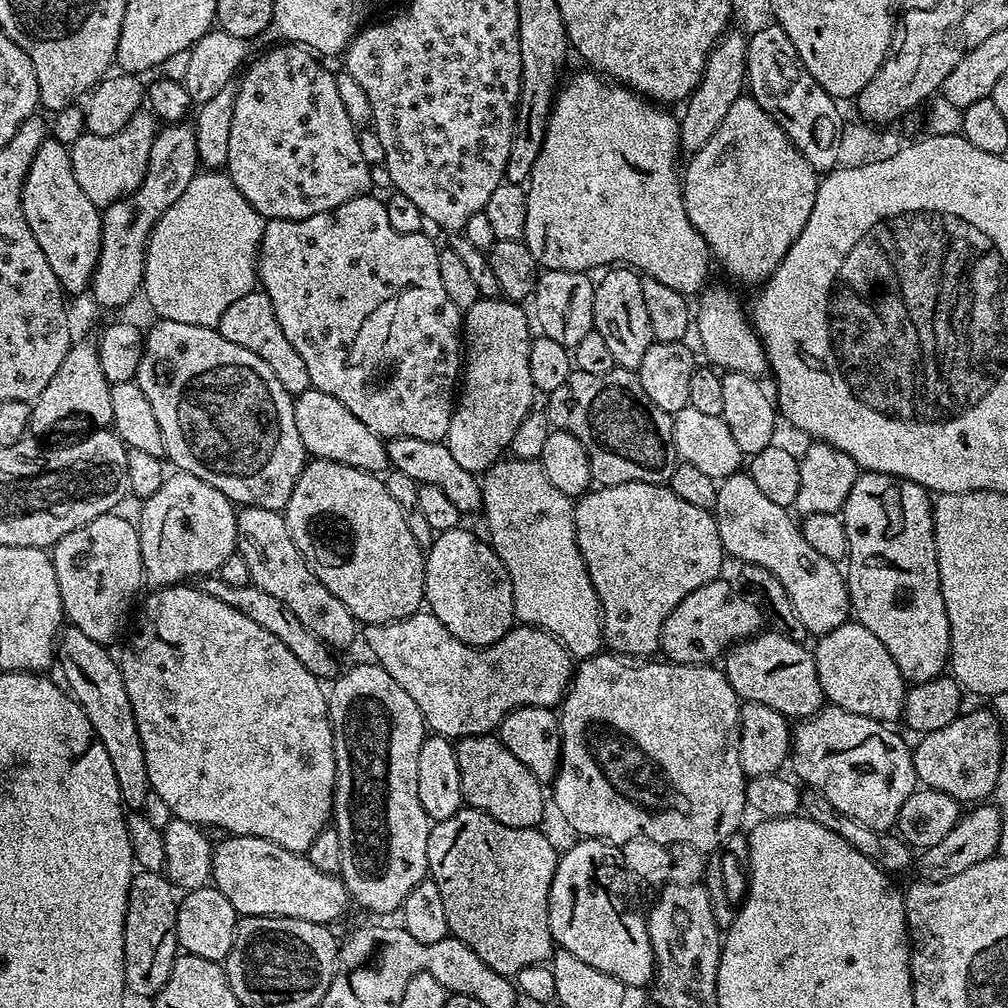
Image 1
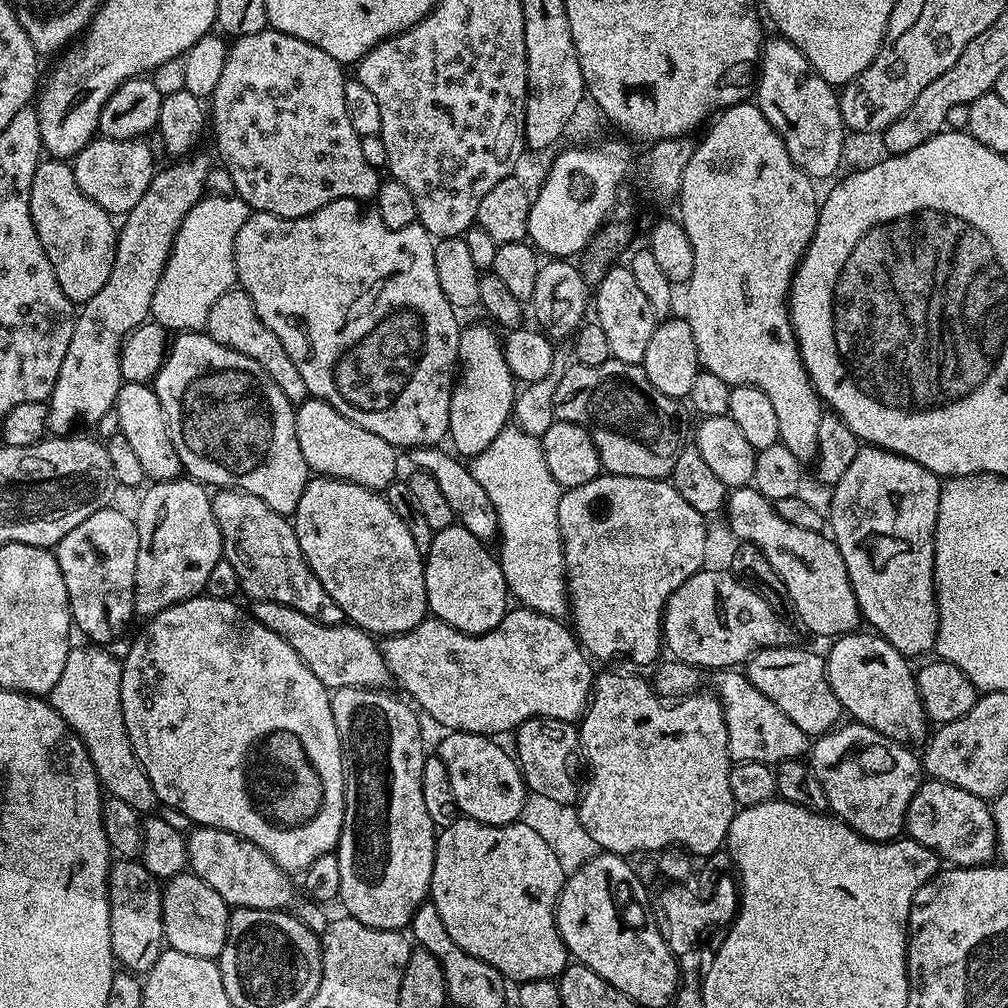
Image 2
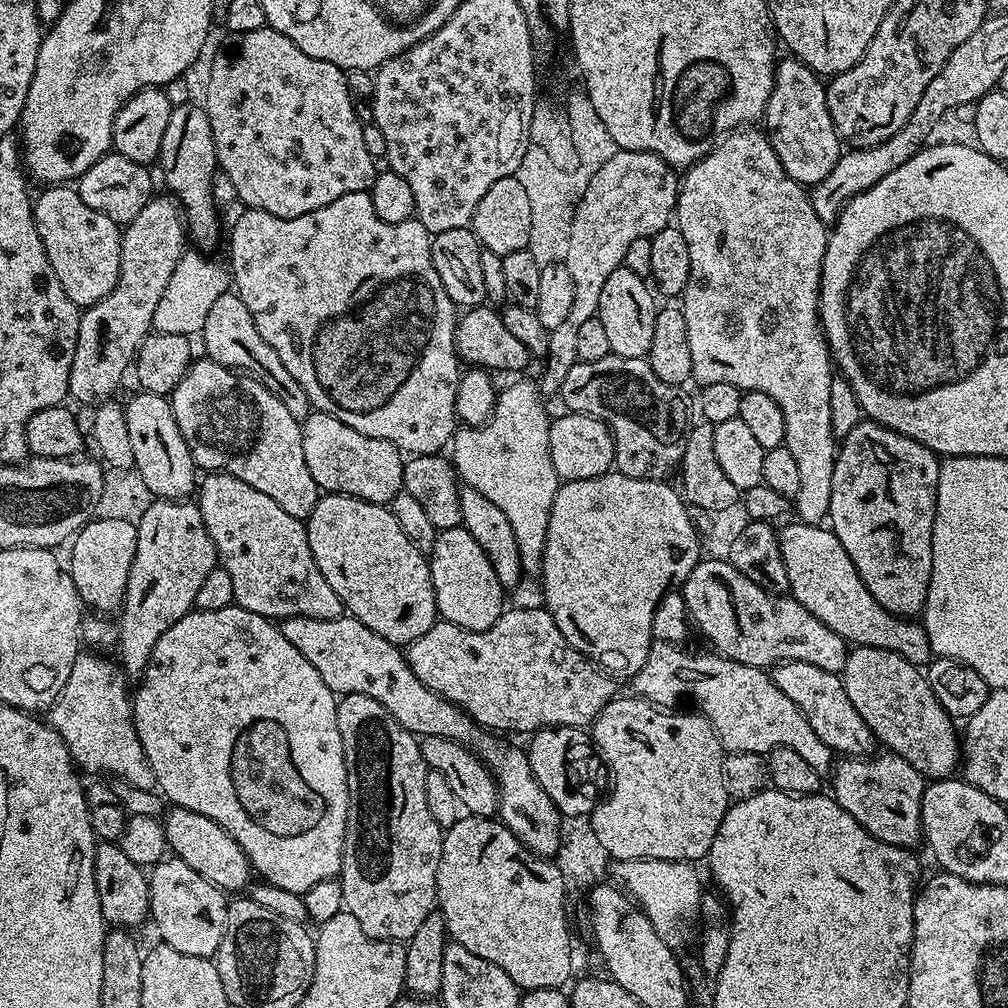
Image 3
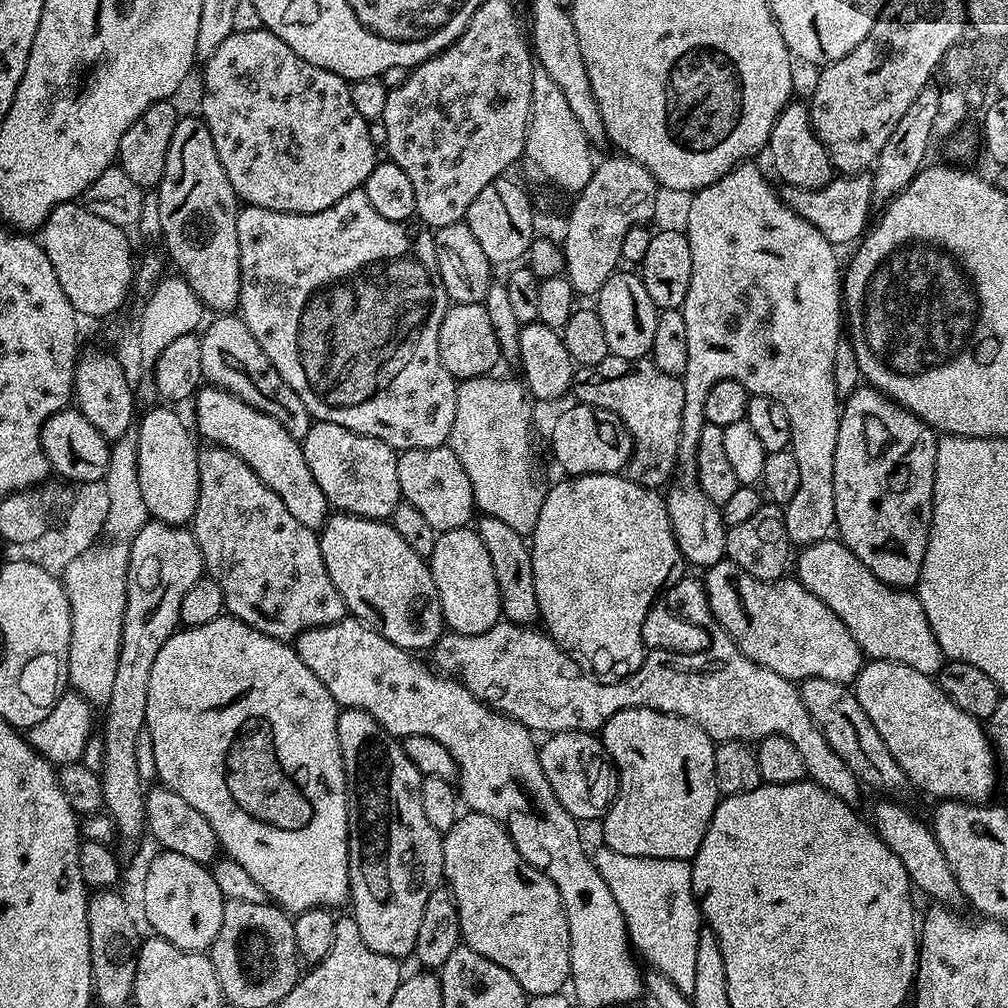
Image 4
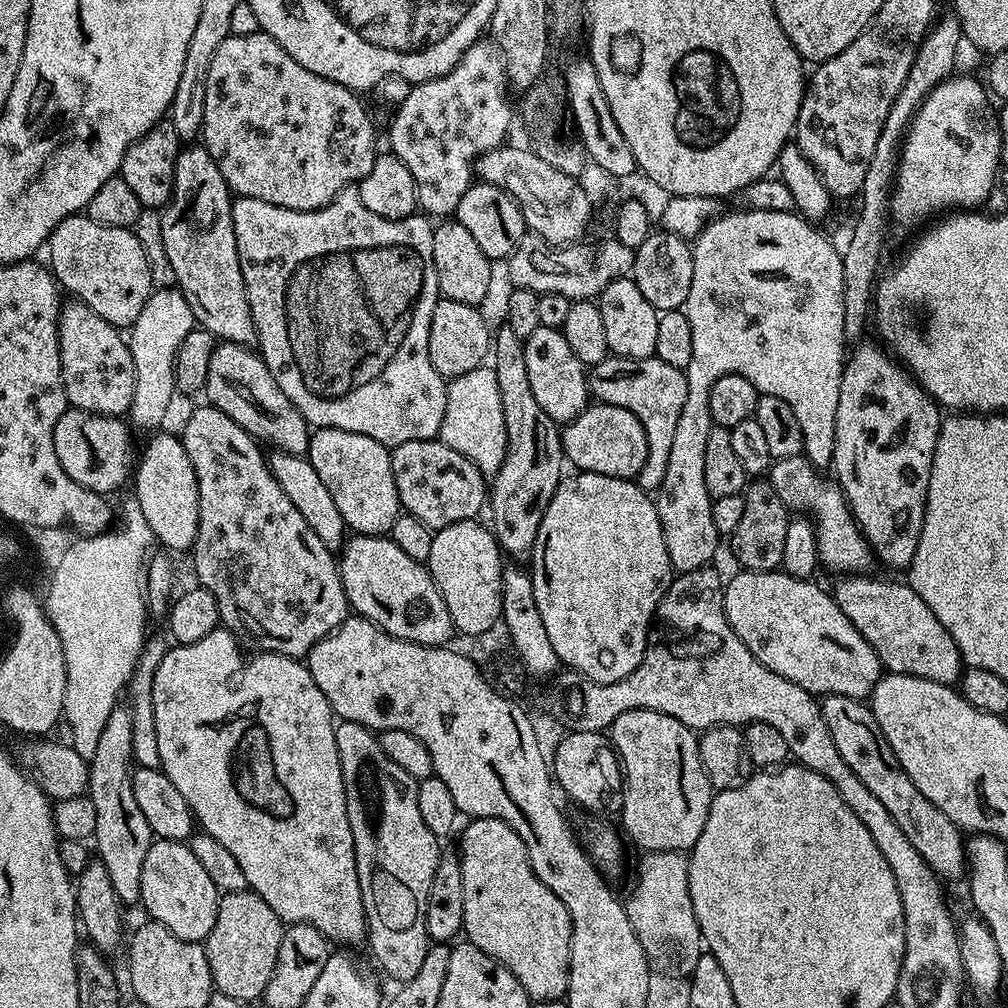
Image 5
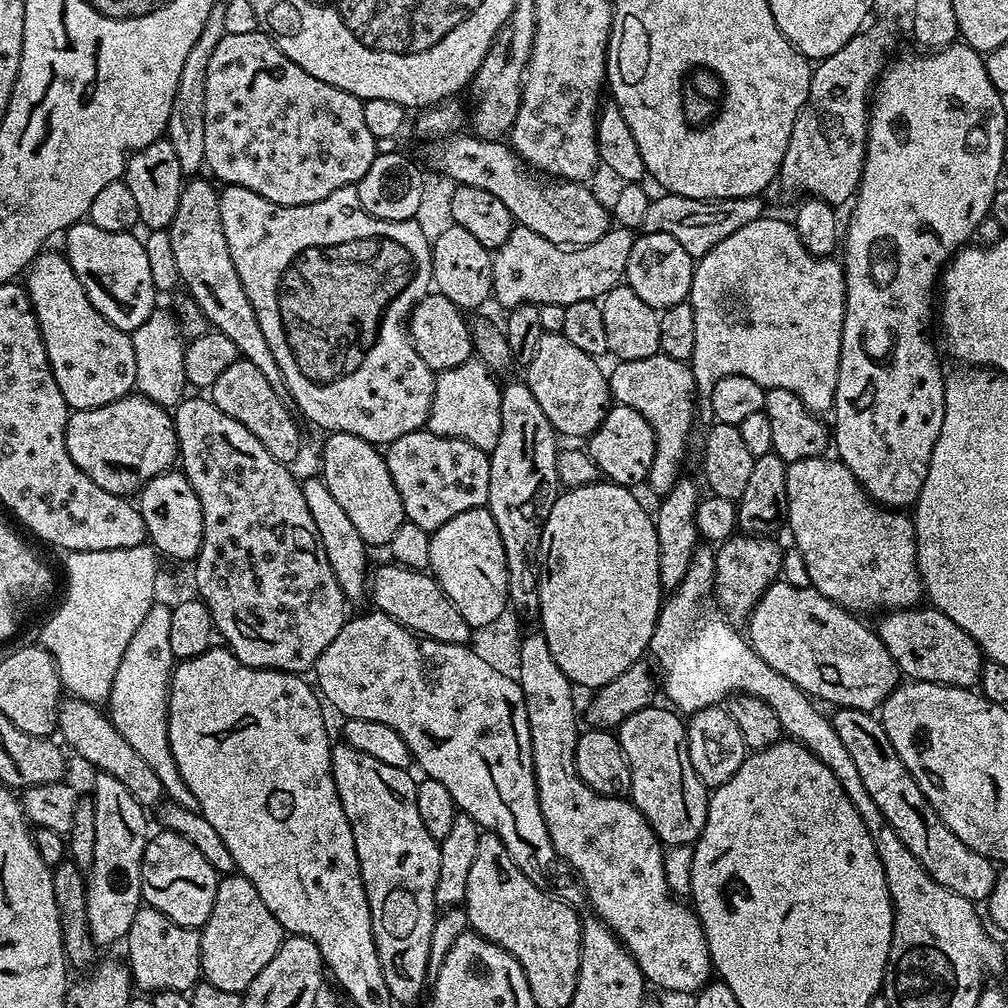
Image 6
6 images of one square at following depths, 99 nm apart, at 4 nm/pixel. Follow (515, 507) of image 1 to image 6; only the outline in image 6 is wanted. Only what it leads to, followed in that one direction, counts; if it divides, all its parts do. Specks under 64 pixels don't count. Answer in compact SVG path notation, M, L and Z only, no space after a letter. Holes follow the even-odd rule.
M475 358L462 362L450 370L436 376L436 393L430 406L426 425L427 431L439 436L462 438L478 450L491 454L498 446L498 430L502 430L502 410L500 409L501 385L492 371Z

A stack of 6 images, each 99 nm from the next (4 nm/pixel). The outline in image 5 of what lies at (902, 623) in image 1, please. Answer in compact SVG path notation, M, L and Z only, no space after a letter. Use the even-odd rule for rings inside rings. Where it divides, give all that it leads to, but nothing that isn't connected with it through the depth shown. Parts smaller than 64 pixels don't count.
M861 342L851 349L847 357L838 394L838 422L834 430L831 471L844 491L848 509L868 539L875 559L879 563L881 560L888 568L907 570L912 564L914 550L918 550L918 538L922 538L926 494L942 409L903 364L893 359L879 343L876 344Z

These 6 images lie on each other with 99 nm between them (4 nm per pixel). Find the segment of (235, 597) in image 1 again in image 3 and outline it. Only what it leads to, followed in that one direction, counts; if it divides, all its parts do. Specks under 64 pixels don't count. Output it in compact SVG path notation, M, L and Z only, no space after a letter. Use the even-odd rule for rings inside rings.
M345 614L334 618L333 620L315 620L309 616L292 616L289 620L283 621L279 625L280 632L322 674L322 682L330 686L330 690L340 696L349 696L350 694L366 694L366 698L374 698L374 702L382 702L391 716L399 722L400 725L415 734L421 736L441 736L450 738L459 744L465 744L472 749L477 756L483 760L493 776L496 777L496 786L500 790L500 807L498 809L499 819L505 826L522 841L530 851L537 856L552 858L557 855L561 842L561 823L562 817L560 811L554 806L554 802L542 790L538 778L530 770L530 762L523 751L516 748L503 748L499 744L497 737L491 731L485 730L476 724L465 712L456 704L452 704L446 698L442 698L434 690L430 690L410 670L408 657L397 645L391 644L386 638L374 634L361 620L354 619L350 614Z

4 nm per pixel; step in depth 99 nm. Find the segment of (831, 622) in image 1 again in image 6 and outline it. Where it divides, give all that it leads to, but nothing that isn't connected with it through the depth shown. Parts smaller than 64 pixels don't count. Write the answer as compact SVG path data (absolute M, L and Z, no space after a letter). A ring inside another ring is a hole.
M931 606L898 608L879 617L880 641L890 650L890 658L909 681L921 680L931 684L945 684L951 688L975 689L980 683L980 668L985 657L979 646L962 630Z

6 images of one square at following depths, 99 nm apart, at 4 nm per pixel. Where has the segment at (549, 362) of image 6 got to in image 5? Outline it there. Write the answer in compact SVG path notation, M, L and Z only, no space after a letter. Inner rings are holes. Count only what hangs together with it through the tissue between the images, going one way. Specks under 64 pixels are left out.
M539 328L534 330L534 334L530 334L530 338L524 341L524 357L526 358L526 370L530 374L530 390L534 390L534 399L537 400L538 406L542 406L542 410L546 410L550 419L555 420L557 425L563 426L584 412L590 403L588 373L585 364L578 362L574 350L570 350L561 329Z

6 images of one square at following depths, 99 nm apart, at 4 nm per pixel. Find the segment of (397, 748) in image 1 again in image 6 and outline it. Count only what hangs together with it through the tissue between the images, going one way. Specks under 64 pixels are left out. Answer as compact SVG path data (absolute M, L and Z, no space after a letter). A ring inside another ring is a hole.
M336 742L332 745L332 777L334 786L338 790L338 798L342 802L342 810L346 810L346 818L350 822L350 830L354 834L354 846L358 850L358 866L362 870L362 882L366 886L366 898L370 902L370 918L372 919L372 933L378 950L378 962L382 962L382 974L386 978L386 986L390 986L390 994L397 1005L412 1004L420 995L425 995L430 984L428 975L428 959L430 958L430 930L434 930L434 922L438 915L434 886L438 882L438 854L440 845L422 826L422 818L418 815L418 802L416 801L417 781L412 780L413 773L403 768L388 766L384 762L364 754L361 750L352 749L350 745Z

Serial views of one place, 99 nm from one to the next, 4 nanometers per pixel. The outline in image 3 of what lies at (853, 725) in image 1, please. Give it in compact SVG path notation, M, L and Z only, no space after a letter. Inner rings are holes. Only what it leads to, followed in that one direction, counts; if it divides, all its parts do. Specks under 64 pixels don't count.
M887 750L871 758L844 758L831 773L831 795L868 831L869 837L881 840L885 846L915 849L922 840L920 803L926 778L906 758Z

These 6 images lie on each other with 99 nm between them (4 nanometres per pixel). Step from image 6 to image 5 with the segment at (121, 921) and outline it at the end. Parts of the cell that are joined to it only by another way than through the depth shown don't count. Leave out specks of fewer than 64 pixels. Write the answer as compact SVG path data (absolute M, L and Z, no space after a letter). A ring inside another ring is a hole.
M117 706L110 713L110 718L103 727L101 738L98 739L92 760L88 766L88 787L94 802L94 810L98 810L98 822L96 823L96 835L94 848L98 851L98 858L102 861L106 870L109 871L110 882L117 896L125 905L136 904L140 899L140 883L142 882L142 862L146 862L146 850L150 850L154 839L150 830L150 822L146 822L138 802L134 798L134 786L132 785L132 769L134 757L134 726L132 725L132 710L128 706Z

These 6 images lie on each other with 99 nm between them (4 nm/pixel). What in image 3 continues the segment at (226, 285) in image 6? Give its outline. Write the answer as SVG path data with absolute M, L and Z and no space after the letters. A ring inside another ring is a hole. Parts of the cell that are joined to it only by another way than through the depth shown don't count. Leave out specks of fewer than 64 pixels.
M177 103L171 112L169 125L162 138L158 165L162 168L164 184L182 209L186 221L186 236L197 249L212 250L220 240L220 216L216 213L216 196L212 193L214 174L218 170L213 131L208 112L203 105Z

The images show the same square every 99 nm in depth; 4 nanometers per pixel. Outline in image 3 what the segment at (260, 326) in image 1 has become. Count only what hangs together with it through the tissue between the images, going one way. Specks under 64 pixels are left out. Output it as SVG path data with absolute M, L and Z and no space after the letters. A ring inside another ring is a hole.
M235 291L223 292L210 305L210 311L206 313L202 339L203 355L207 359L254 377L259 384L266 386L266 390L270 390L270 394L274 394L274 398L278 398L278 402L282 402L282 406L286 406L286 410L295 420L302 422L307 418L310 405L306 398L306 390L302 390L302 386L294 382L290 370L282 366L282 358L278 358L278 354L262 338L262 334L258 334L258 326L254 326L254 318L250 310L246 310L246 302L242 302L242 298L236 295Z

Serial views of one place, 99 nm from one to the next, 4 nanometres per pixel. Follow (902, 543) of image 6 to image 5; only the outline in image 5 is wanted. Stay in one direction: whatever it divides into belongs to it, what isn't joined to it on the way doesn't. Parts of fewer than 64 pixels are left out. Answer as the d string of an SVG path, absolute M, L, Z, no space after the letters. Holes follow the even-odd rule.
M801 454L794 458L773 460L772 467L766 473L768 483L778 490L778 498L782 498L789 510L796 514L807 514L816 525L818 538L818 554L823 567L833 568L836 574L864 574L874 564L874 553L868 545L856 519L848 509L844 491L835 479L826 477L821 469L816 468L808 461L807 456Z

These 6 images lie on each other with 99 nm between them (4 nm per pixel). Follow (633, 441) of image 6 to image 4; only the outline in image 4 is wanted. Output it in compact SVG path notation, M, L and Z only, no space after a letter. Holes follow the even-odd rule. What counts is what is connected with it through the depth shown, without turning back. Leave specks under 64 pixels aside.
M579 402L573 403L573 408L568 408L564 413L561 414L560 417L557 418L556 421L552 424L552 456L557 460L558 463L561 464L562 467L565 468L567 475L569 477L574 476L603 476L605 474L620 474L625 471L628 467L628 459L632 457L632 439L630 438L630 434L626 430L626 426L622 422L622 418L618 418L618 414L614 414L610 410L606 410L605 408L595 408L594 406L590 406L589 404L582 404Z

